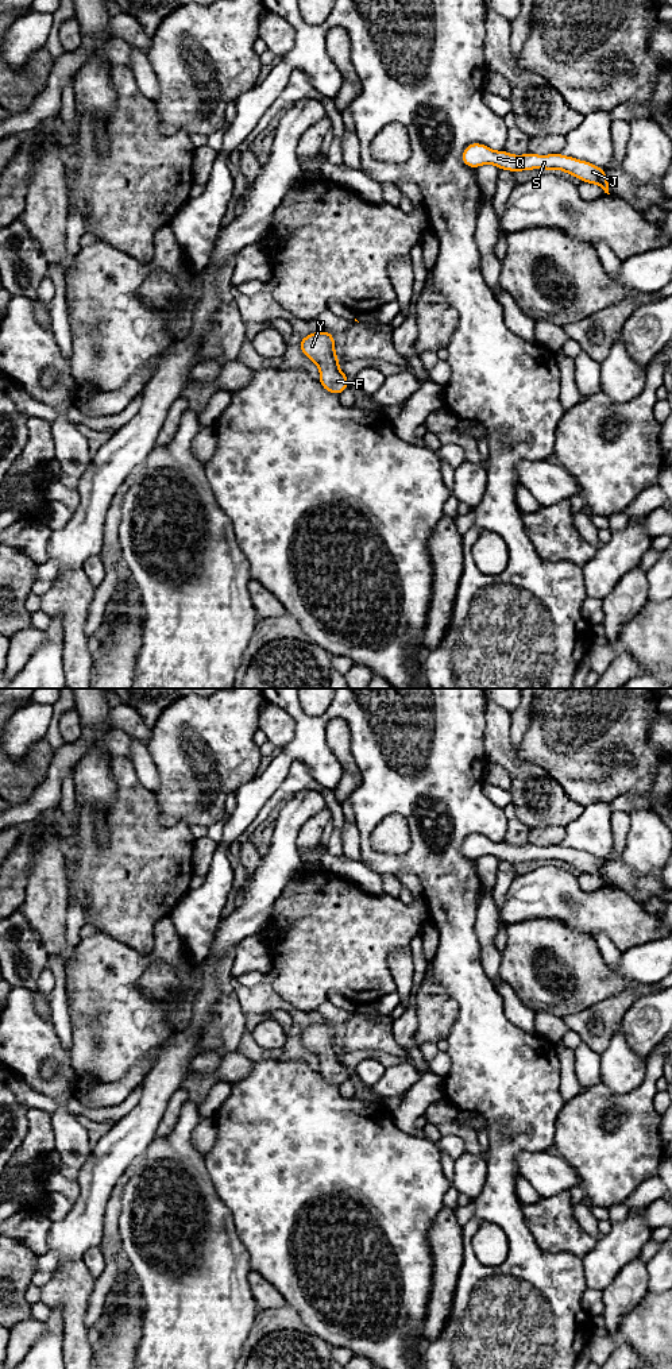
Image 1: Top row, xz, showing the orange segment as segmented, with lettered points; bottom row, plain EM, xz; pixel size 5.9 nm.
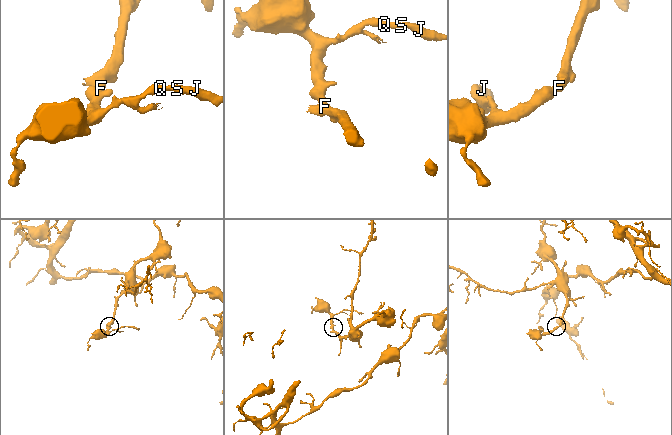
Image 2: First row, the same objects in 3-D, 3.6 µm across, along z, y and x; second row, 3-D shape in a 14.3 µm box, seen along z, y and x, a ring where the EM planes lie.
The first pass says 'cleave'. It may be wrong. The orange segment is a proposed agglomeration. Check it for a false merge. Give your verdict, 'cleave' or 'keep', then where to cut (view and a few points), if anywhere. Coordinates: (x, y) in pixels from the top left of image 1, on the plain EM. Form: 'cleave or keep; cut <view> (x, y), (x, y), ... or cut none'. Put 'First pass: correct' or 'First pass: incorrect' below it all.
keep; cut none
First pass: incorrect

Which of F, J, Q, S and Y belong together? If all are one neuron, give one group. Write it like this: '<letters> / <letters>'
F J Q S Y

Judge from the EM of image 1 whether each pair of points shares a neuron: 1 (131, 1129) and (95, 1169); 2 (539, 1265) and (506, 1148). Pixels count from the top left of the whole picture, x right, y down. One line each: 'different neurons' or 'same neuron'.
1: same neuron
2: same neuron

